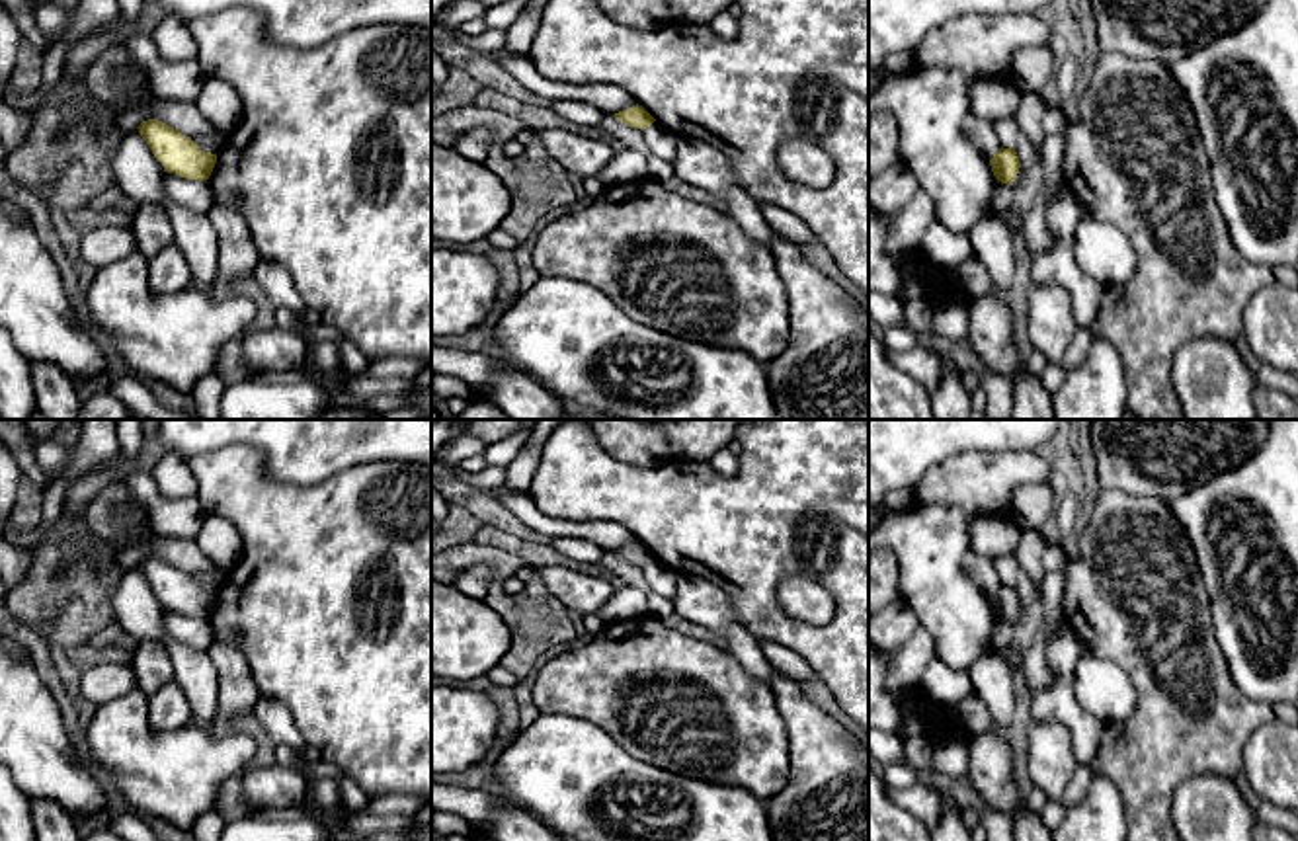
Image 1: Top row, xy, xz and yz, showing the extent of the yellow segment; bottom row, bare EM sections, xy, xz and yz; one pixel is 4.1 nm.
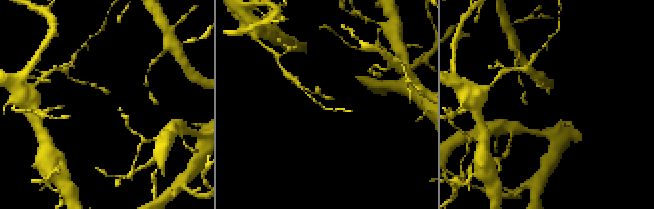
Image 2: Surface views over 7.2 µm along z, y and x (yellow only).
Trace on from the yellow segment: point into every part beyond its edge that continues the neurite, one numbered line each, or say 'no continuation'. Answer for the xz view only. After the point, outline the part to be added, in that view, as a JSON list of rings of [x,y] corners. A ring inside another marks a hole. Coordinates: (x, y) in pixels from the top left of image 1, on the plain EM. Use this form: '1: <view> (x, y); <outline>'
no continuation

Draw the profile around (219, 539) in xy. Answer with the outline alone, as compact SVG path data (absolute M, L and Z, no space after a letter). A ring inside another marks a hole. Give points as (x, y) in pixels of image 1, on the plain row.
M217 513L205 517L195 544L215 566L224 570L234 568L242 554L242 535L238 527Z

